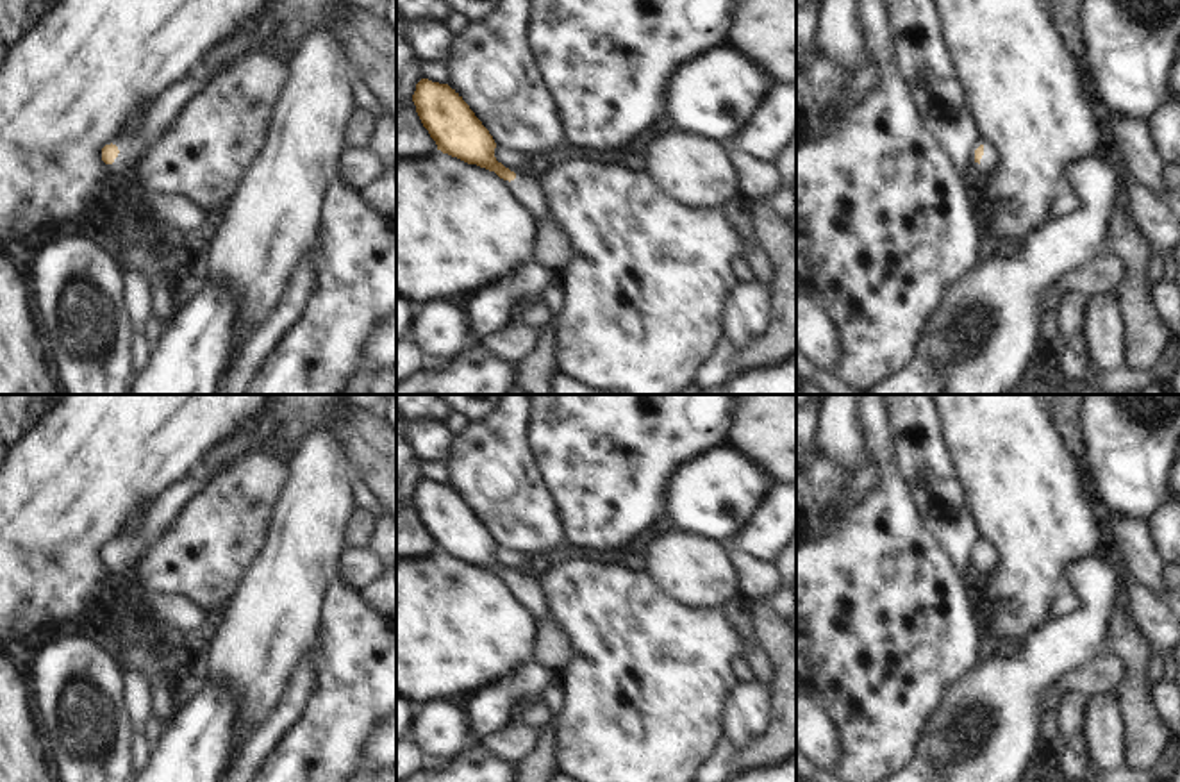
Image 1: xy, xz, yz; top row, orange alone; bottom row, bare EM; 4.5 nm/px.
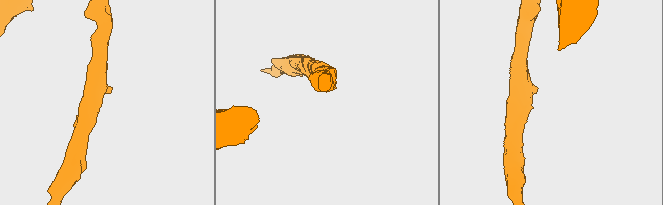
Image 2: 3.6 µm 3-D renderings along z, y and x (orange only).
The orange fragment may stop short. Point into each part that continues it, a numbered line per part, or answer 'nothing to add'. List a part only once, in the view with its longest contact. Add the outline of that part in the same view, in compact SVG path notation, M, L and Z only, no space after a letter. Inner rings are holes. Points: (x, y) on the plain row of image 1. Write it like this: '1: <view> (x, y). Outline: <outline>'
1: yz (989, 559). Outline: M984 546L980 570L993 575L996 568L998 568L998 552L994 548Z

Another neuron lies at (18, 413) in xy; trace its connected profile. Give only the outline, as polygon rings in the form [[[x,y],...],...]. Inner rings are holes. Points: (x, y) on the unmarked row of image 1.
[[[0,395],[0,464],[62,395]]]

